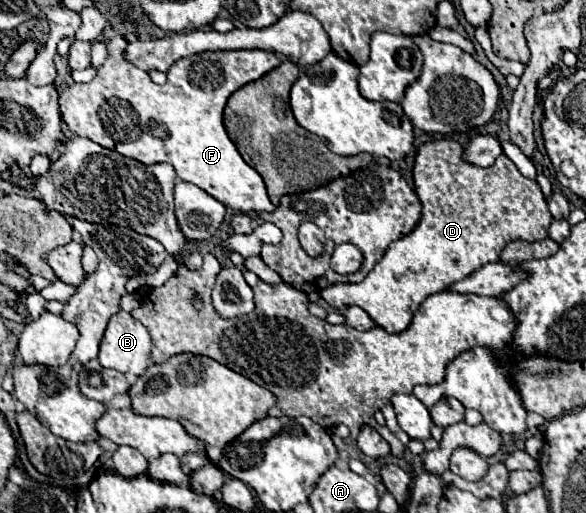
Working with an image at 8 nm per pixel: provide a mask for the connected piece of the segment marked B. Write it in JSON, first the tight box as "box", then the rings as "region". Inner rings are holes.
{"box":[99,310,151,376],"region":[[[119,310],[111,316],[101,340],[99,362],[103,368],[113,368],[123,374],[141,376],[151,358],[151,336],[147,328],[131,314]]]}

